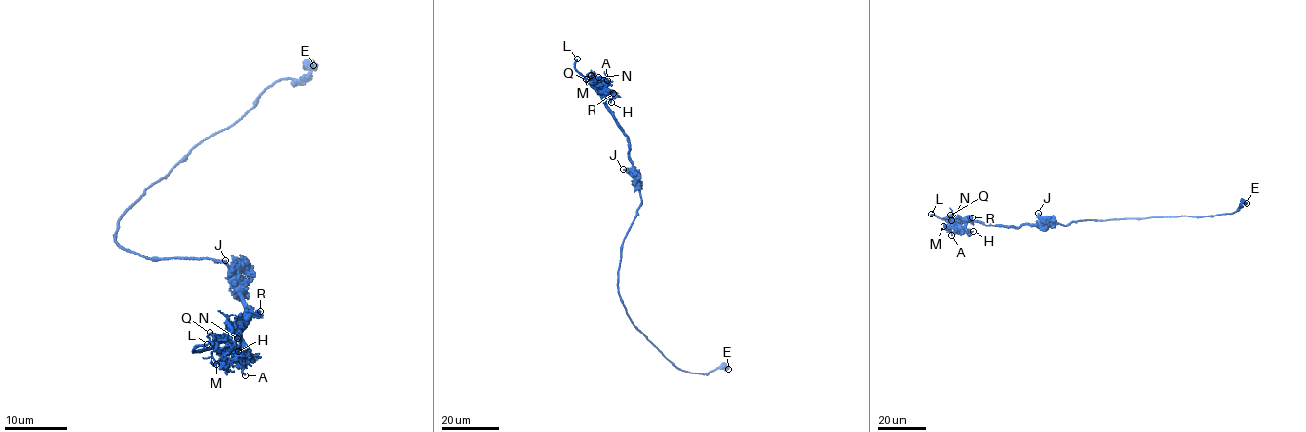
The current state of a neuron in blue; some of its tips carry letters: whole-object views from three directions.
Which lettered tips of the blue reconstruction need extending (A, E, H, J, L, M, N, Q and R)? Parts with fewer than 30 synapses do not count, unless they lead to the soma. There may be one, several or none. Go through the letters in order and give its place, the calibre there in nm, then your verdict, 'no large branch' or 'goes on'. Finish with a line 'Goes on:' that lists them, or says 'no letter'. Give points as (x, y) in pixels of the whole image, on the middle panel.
A: (607, 80) | 200 nm | no large branch
E: (728, 369) | 260 nm | no large branch
H: (611, 102) | 170 nm | no large branch
J: (623, 169) | 170 nm | no large branch
L: (577, 58) | 280 nm | goes on
M: (591, 75) | 140 nm | no large branch
N: (598, 77) | 140 nm | no large branch
Q: (586, 79) | 320 nm | no large branch
R: (613, 93) | 320 nm | no large branch
Goes on: L

